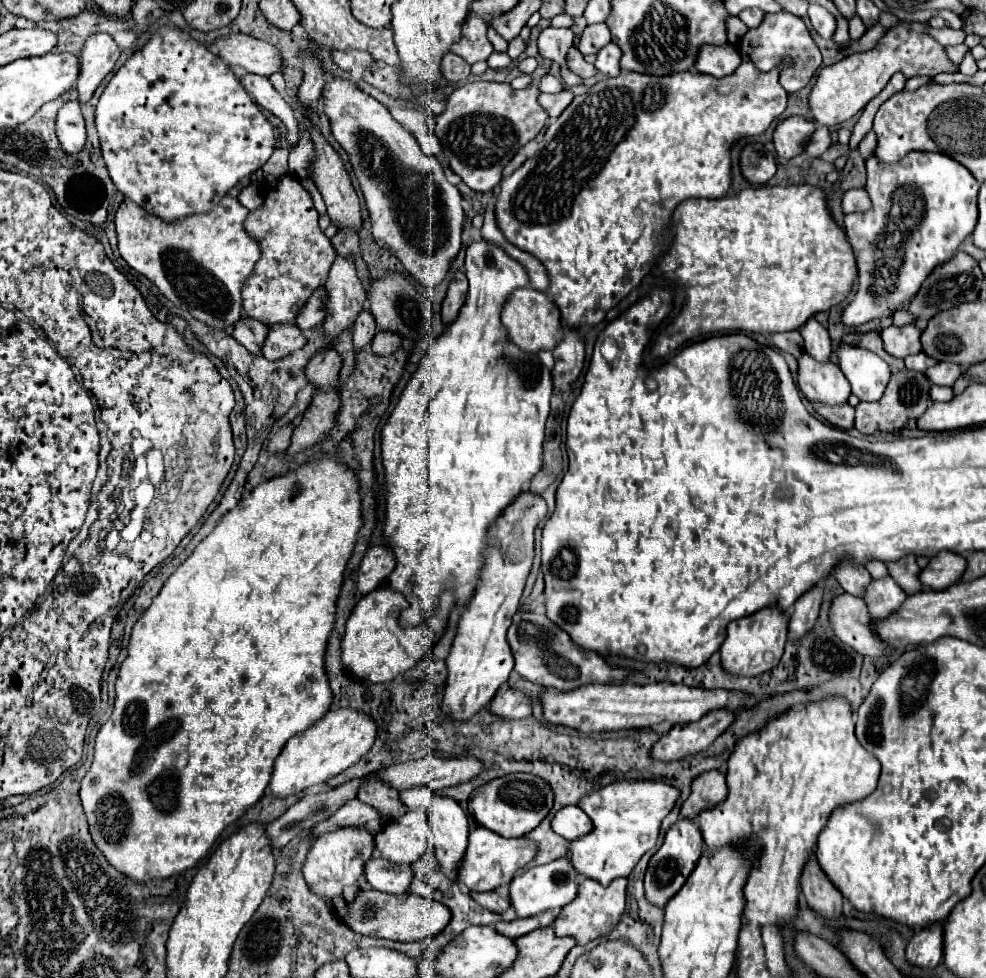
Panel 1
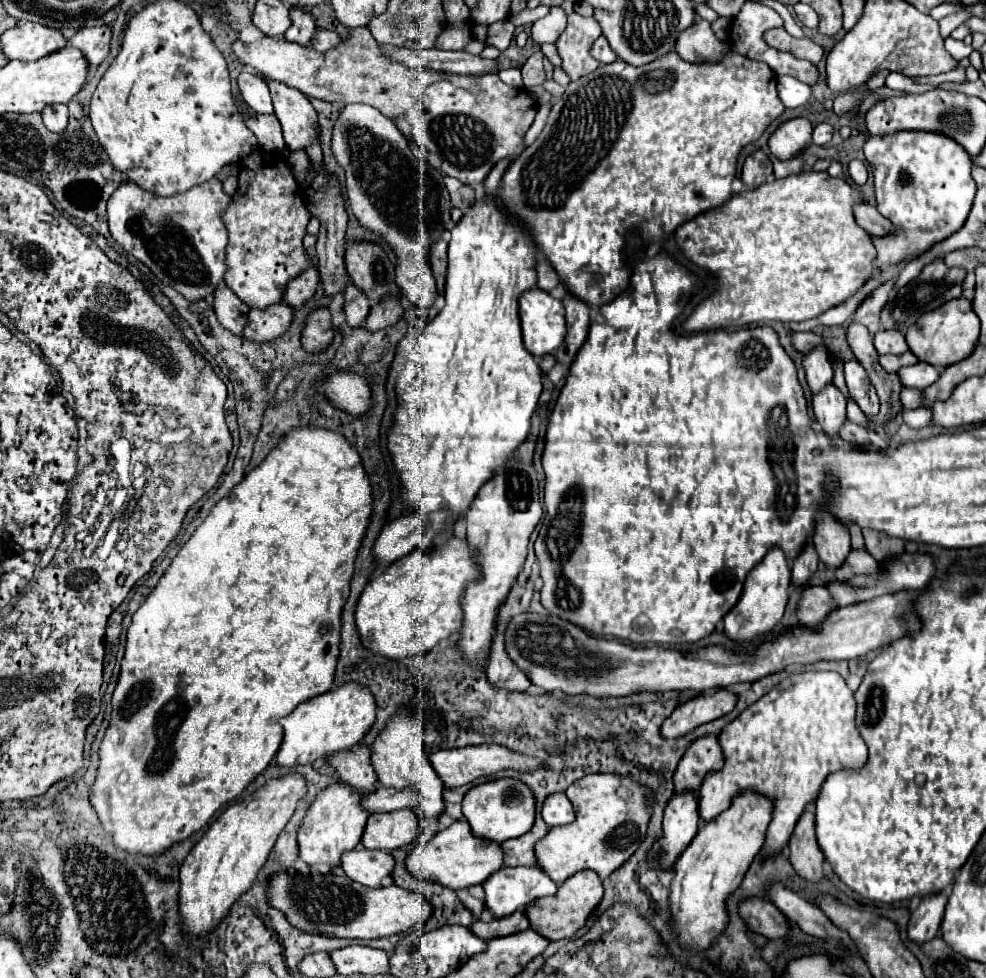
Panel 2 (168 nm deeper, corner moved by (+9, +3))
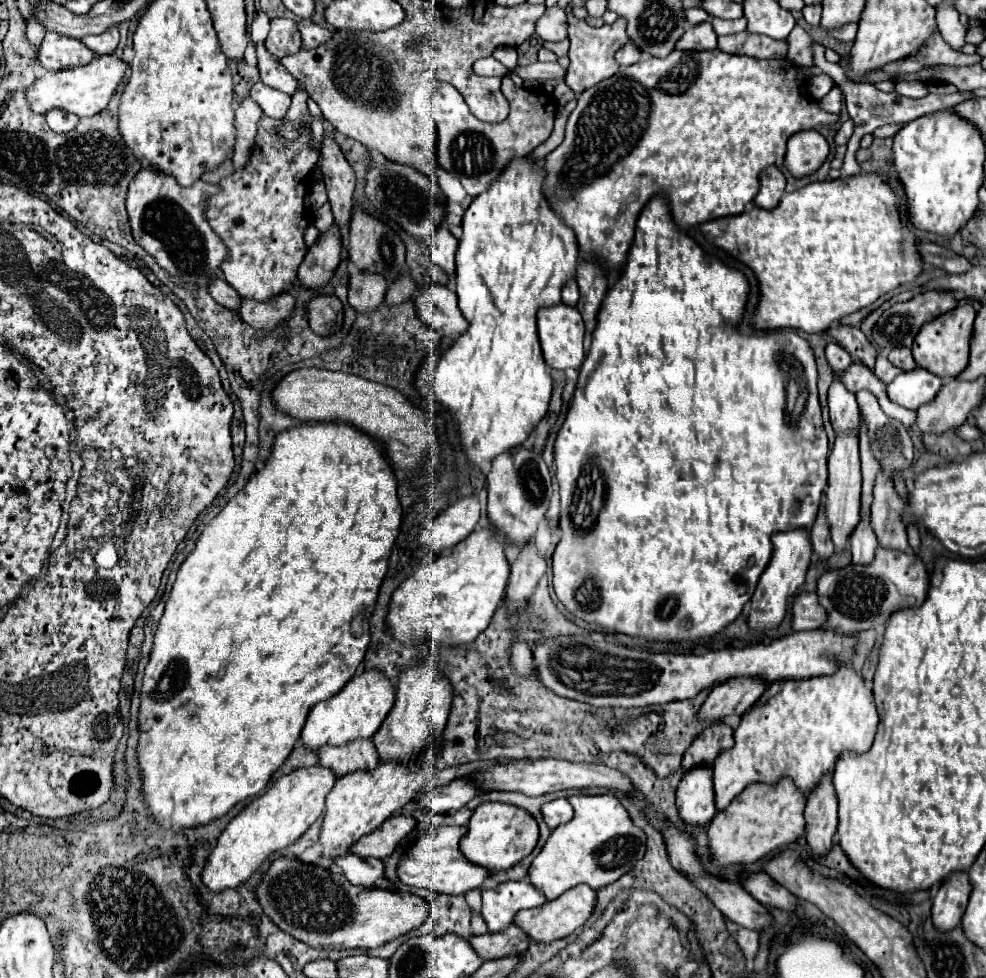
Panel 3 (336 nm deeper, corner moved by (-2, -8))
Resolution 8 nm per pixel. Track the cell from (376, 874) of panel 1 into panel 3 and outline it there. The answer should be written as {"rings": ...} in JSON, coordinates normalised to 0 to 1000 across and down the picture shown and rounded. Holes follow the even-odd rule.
{"rings":[[[357,871],[353,875],[345,875],[341,883],[349,890],[349,896],[357,904],[367,908],[379,908],[381,902],[391,896],[391,885],[387,879],[381,879],[381,877],[369,879]]]}

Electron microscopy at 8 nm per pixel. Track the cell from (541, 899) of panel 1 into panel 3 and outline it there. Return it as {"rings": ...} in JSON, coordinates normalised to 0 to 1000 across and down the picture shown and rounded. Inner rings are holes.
{"rings":[[[535,900],[509,902],[503,908],[489,912],[489,939],[497,953],[507,953],[521,943],[521,937],[531,928],[554,924],[554,916]]]}

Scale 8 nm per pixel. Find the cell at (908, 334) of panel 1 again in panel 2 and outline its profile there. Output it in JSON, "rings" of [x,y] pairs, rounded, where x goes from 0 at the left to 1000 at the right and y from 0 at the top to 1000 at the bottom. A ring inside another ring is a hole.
{"rings":[[[891,338],[891,340],[887,340],[885,351],[887,351],[889,361],[894,361],[894,363],[898,363],[898,361],[914,363],[920,359],[918,345],[912,338]]]}

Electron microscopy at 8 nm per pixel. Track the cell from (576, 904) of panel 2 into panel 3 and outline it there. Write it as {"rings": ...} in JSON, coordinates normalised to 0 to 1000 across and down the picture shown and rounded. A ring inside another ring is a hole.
{"rings":[[[586,904],[584,908],[572,912],[568,918],[548,928],[527,930],[527,935],[523,935],[521,945],[531,949],[531,953],[535,953],[535,957],[544,963],[562,963],[562,961],[578,957],[584,949],[590,949],[594,941],[600,937],[602,928],[604,928],[604,910],[600,910],[596,904]]]}

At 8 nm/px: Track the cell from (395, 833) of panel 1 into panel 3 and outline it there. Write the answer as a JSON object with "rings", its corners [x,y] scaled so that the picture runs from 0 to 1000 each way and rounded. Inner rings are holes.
{"rings":[[[396,834],[391,843],[387,843],[377,855],[369,855],[365,863],[357,865],[357,871],[367,875],[367,877],[394,877],[404,863],[422,847],[422,838],[414,834]]]}

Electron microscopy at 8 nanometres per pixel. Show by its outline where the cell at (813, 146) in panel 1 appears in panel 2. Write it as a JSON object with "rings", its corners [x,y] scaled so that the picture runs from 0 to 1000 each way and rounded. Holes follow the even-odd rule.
{"rings":[[[831,126],[827,132],[825,132],[825,146],[827,148],[839,148],[845,140],[845,128],[841,126]]]}

